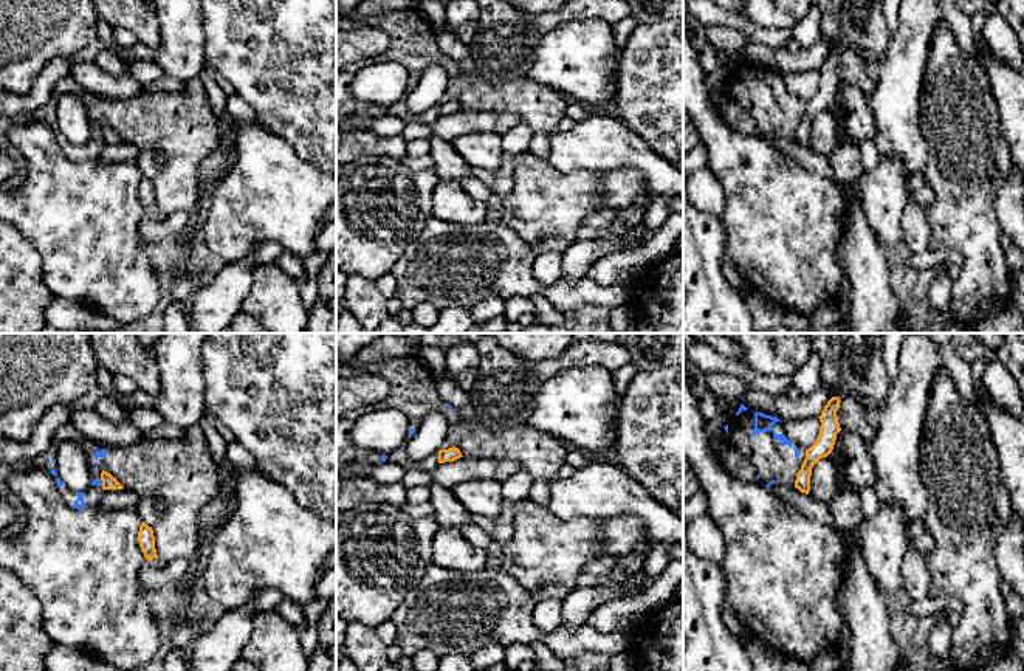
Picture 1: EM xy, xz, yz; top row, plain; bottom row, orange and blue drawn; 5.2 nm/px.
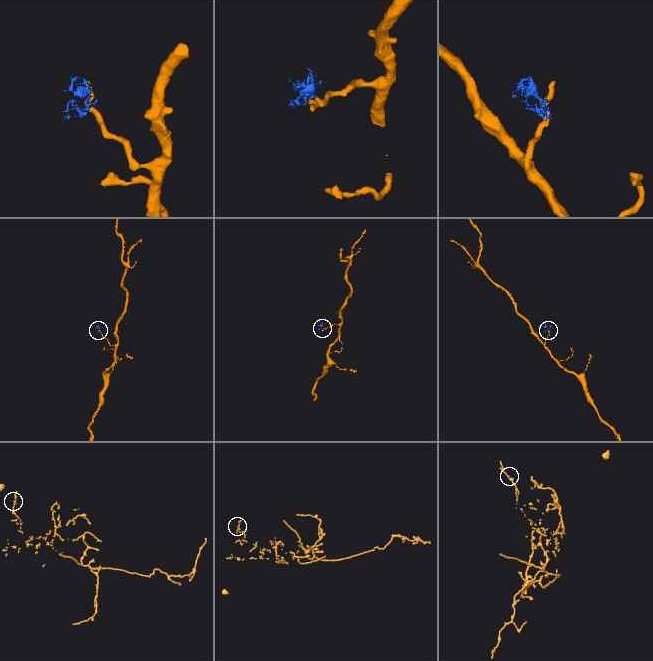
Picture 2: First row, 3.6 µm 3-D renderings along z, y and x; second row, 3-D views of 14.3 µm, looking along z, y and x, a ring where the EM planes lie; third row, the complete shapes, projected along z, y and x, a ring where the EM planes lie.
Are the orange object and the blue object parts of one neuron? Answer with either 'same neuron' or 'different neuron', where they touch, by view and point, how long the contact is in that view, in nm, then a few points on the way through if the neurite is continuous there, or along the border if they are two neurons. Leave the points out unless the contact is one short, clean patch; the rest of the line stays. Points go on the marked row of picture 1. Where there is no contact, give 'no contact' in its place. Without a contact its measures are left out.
different neuron | xy (103, 482) | 40 nm | along xy (99, 479), (103, 485)

